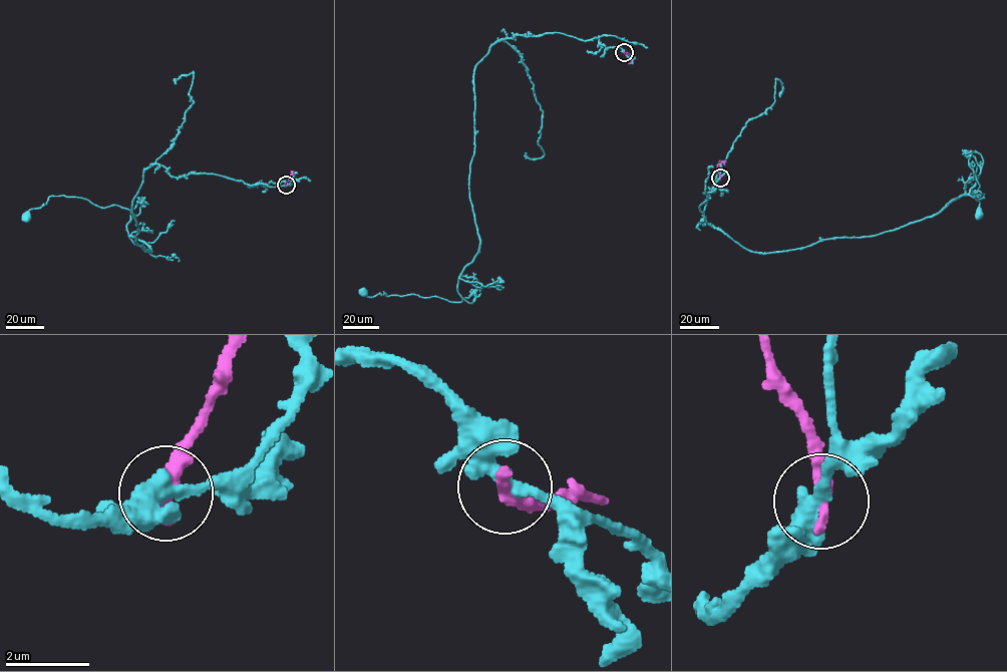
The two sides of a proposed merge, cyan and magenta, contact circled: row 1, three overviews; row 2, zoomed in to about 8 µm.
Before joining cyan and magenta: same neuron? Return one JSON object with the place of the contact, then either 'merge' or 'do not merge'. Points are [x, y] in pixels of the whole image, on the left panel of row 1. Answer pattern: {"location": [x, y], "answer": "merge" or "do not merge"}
{"location": [286, 185], "answer": "do not merge"}

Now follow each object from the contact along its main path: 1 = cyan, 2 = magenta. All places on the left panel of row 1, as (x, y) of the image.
1: (286, 185), (173, 178), (151, 164), (131, 205), (135, 242), (150, 252), (115, 205), (52, 196), (26, 217)
2: (286, 185), (293, 174), (290, 172)

